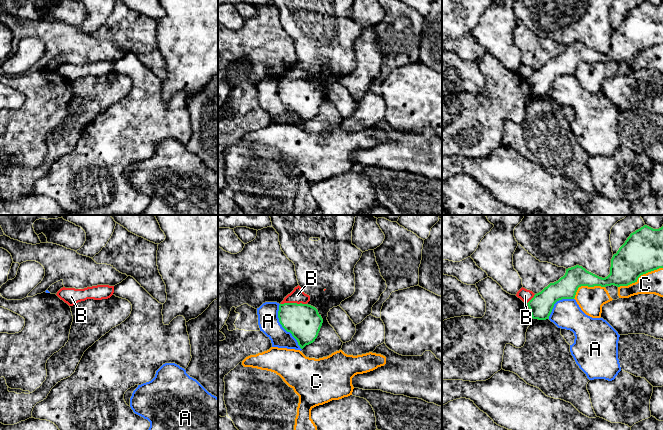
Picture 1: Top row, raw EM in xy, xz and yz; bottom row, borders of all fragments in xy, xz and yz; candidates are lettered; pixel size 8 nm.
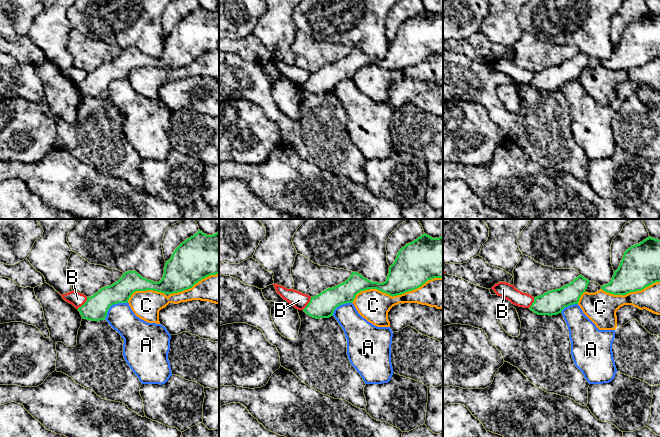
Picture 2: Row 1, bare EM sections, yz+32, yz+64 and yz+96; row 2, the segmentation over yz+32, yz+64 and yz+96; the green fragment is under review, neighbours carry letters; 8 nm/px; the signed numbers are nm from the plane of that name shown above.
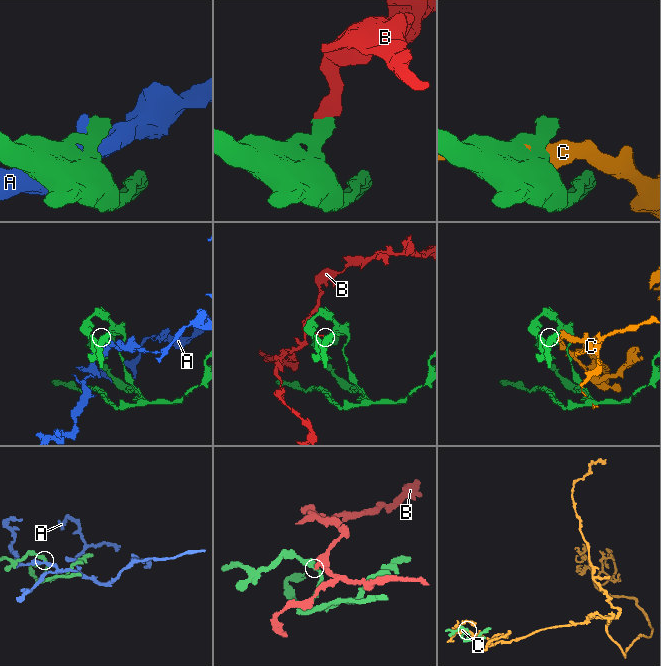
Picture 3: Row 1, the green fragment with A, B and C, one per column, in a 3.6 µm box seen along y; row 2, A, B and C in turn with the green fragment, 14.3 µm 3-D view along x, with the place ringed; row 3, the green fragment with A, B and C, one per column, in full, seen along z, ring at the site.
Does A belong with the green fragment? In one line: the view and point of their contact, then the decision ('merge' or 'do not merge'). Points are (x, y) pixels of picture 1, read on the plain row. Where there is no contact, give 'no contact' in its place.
contact xz (283, 103); do not merge

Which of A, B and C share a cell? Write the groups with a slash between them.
A / B / C

